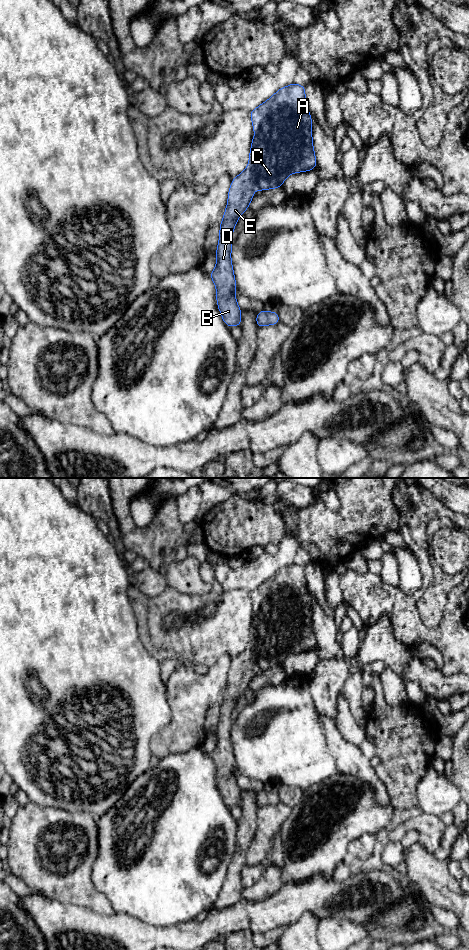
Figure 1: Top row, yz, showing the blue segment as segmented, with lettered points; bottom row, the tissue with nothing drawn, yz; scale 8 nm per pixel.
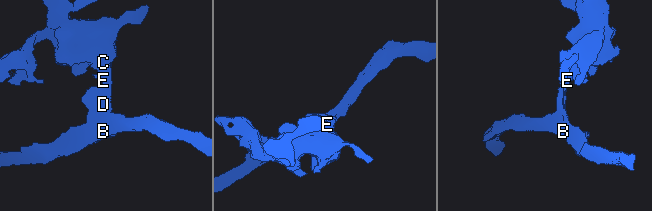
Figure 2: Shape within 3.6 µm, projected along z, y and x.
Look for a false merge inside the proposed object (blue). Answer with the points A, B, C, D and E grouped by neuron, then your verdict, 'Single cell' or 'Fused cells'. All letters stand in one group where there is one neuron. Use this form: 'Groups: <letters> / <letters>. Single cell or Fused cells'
Groups: A B C D E. Single cell

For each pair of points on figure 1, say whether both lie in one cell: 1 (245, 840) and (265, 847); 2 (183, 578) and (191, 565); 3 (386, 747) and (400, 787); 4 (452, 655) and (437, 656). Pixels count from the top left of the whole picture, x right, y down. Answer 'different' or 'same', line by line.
1: different
2: same
3: same
4: different

